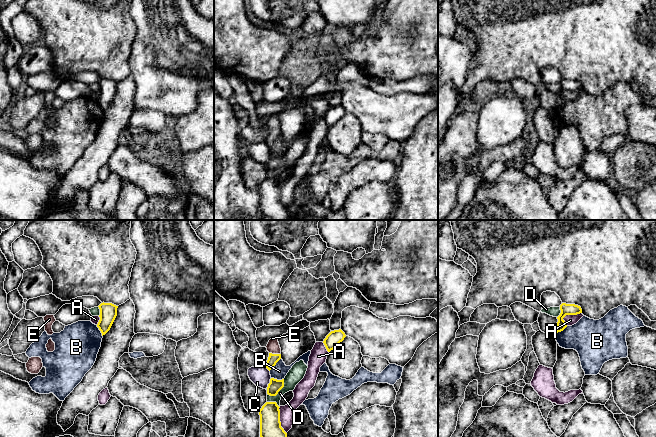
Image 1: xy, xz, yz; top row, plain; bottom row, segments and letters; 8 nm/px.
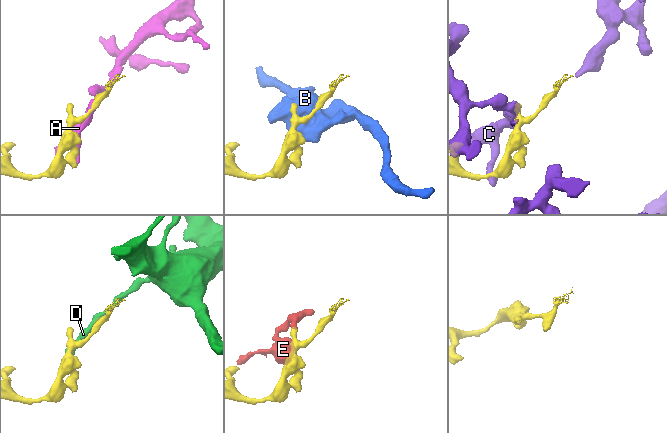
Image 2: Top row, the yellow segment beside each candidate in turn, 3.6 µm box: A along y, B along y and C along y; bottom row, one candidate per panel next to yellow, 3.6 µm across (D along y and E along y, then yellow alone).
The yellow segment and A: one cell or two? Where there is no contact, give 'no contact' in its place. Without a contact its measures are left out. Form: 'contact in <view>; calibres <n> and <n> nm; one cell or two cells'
contact in xz; calibres 180 and 120 nm; two cells

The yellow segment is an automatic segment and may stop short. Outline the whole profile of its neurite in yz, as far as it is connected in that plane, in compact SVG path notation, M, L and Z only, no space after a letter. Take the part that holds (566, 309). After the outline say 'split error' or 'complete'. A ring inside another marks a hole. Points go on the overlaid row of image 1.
M562 303L560 305L560 310L561 310L561 313L557 317L558 322L557 322L557 325L556 325L556 332L554 334L554 337L557 335L558 332L563 331L567 327L565 321L563 320L563 318L566 315L577 315L577 314L582 313L581 307L578 306L578 305L575 305L575 304Z; complete

